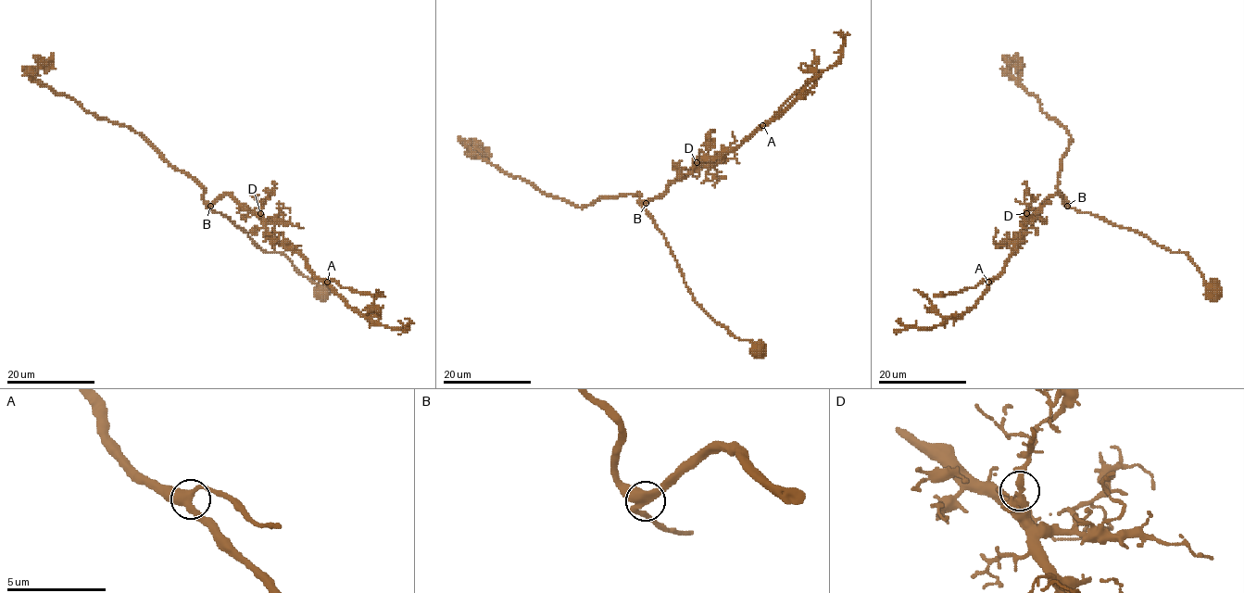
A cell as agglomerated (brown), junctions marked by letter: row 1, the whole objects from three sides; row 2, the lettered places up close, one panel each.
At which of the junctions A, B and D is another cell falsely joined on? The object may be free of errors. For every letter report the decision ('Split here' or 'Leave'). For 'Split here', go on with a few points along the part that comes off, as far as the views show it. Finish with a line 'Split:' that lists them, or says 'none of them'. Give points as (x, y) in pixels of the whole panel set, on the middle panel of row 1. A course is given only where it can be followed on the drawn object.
A: Leave
B: Leave
D: Leave
Split: none of them

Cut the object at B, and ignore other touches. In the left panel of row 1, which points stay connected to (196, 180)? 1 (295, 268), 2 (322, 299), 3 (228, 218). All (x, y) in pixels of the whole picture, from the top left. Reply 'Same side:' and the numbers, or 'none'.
Same side: none

